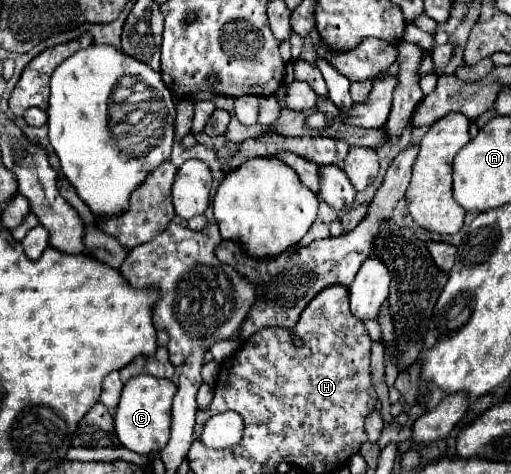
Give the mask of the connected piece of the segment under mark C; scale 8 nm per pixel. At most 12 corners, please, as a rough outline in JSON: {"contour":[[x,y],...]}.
{"contour":[[138,375],[114,413],[122,447],[146,455],[166,447],[170,379]]}

